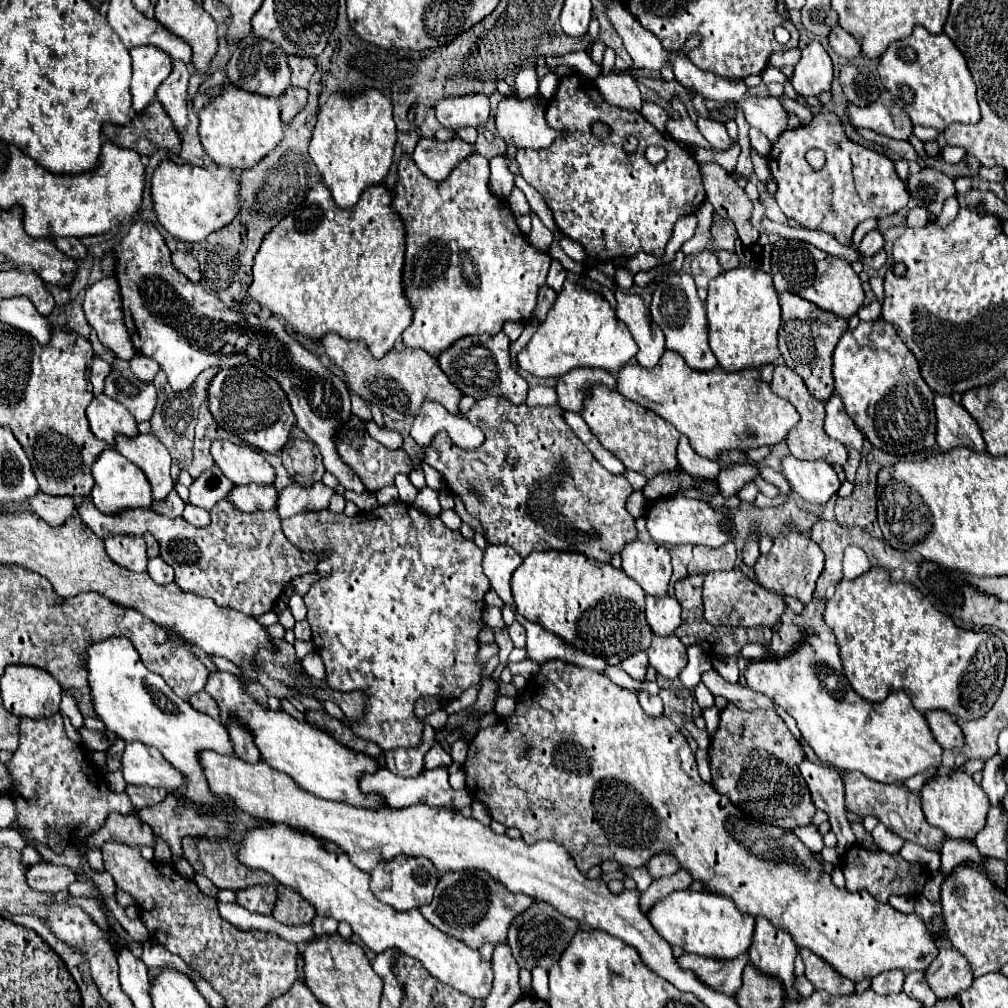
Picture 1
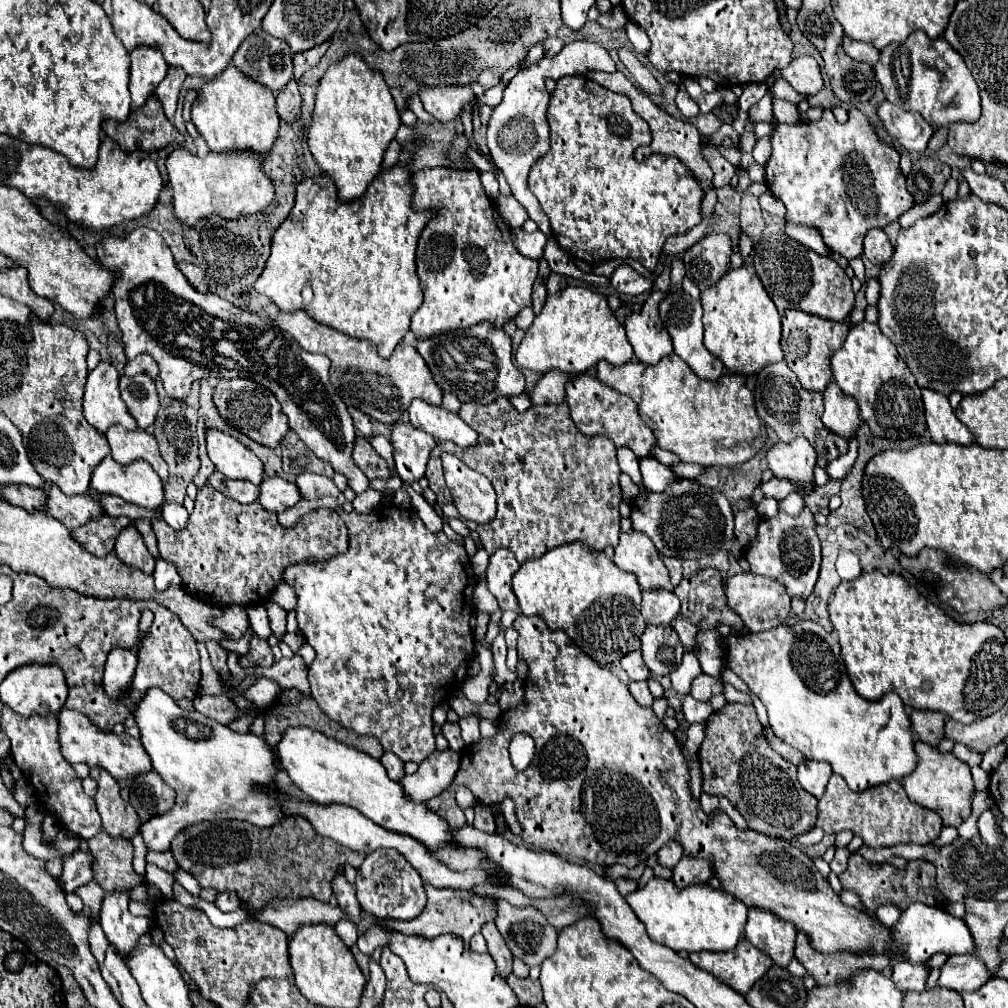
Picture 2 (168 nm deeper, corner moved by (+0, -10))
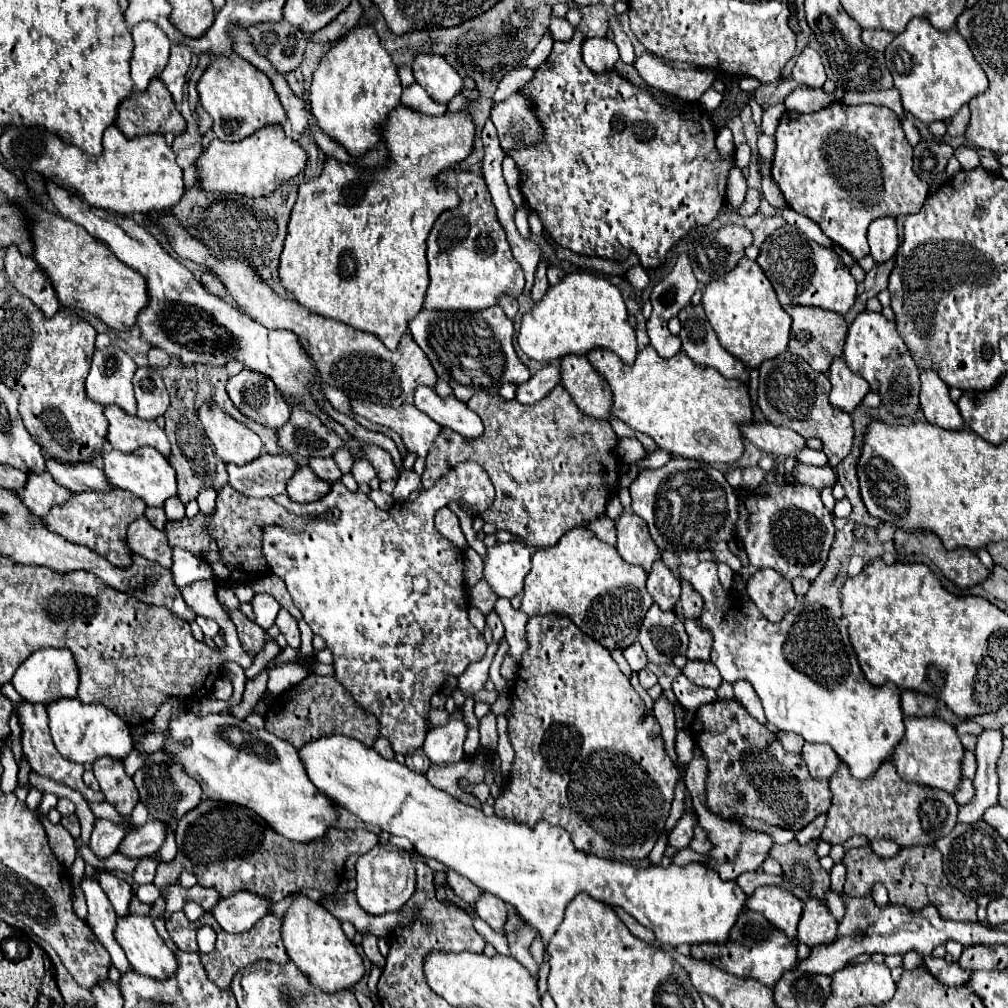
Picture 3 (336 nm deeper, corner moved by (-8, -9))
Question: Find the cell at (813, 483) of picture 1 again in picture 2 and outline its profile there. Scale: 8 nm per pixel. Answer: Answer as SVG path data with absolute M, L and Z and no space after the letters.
M804 436L792 442L774 442L766 450L768 468L776 478L788 478L796 484L812 480L812 468L816 466L816 452Z

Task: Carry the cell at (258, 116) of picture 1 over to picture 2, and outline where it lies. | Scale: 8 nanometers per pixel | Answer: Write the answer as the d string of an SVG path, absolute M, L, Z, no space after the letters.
M234 64L198 90L198 98L192 104L192 122L212 152L254 150L266 154L276 142L280 128L274 94L262 84L256 84L256 80L248 80Z

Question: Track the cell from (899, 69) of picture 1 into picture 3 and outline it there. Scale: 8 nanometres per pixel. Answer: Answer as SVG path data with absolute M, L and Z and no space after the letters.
M916 17L908 23L904 33L894 37L884 55L904 109L924 123L932 123L934 119L950 121L962 105L968 105L974 97L988 91L988 79L982 67L956 29L942 33L932 29L926 19Z

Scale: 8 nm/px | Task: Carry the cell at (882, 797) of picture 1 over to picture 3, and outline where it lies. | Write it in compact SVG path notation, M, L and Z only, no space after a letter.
M892 763L880 767L874 779L858 783L848 769L840 765L840 771L830 781L832 807L822 831L822 839L830 843L844 843L854 835L866 835L868 839L888 839L900 847L932 845L936 839L948 835L956 825L958 805L946 791L936 791L918 783L906 783L896 773Z

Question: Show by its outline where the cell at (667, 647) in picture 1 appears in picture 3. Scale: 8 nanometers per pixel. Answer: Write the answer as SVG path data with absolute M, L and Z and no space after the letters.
M654 605L640 625L638 641L644 647L648 661L656 665L668 665L674 657L686 655L688 651L684 623L676 619L674 611L660 611Z

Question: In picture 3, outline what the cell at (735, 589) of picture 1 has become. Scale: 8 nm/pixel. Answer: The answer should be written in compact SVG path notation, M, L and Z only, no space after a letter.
M760 569L750 575L746 591L750 601L762 611L762 615L770 623L780 623L784 615L796 605L792 583L788 583L788 579L772 569Z

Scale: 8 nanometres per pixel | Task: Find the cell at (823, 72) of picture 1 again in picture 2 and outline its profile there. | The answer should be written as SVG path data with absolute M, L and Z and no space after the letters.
M798 56L788 68L780 70L780 76L802 96L812 96L822 90L820 66L812 56Z

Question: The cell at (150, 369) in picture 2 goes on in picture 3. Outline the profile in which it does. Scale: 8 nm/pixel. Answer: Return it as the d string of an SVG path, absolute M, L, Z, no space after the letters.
M154 347L148 351L148 365L150 365L150 367L160 369L160 367L166 367L168 363L170 363L170 357L168 357L166 353L162 353L162 351L154 349Z

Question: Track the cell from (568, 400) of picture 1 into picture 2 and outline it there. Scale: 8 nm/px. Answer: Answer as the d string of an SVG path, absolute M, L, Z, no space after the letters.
M546 372L528 394L532 406L540 406L540 404L560 404L564 402L566 396L566 382L572 376L564 374L564 372Z

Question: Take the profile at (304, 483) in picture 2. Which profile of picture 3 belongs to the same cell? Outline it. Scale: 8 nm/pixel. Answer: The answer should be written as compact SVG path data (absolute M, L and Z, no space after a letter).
M316 457L316 459L310 459L310 467L312 471L316 471L316 475L324 481L340 481L342 473L340 469L336 467L336 463L330 459L330 457Z

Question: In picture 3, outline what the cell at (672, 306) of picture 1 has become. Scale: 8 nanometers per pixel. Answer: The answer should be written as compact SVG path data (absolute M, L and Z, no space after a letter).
M686 305L678 319L682 323L680 339L682 351L696 361L698 365L718 369L726 379L748 379L748 369L744 363L736 361L716 339L714 329L710 327L702 305Z

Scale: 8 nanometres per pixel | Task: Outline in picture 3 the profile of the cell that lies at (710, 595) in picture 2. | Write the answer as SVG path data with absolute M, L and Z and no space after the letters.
M682 579L682 597L676 603L676 617L680 621L688 621L688 619L696 619L696 615L700 615L704 611L704 599L694 591L694 587Z

